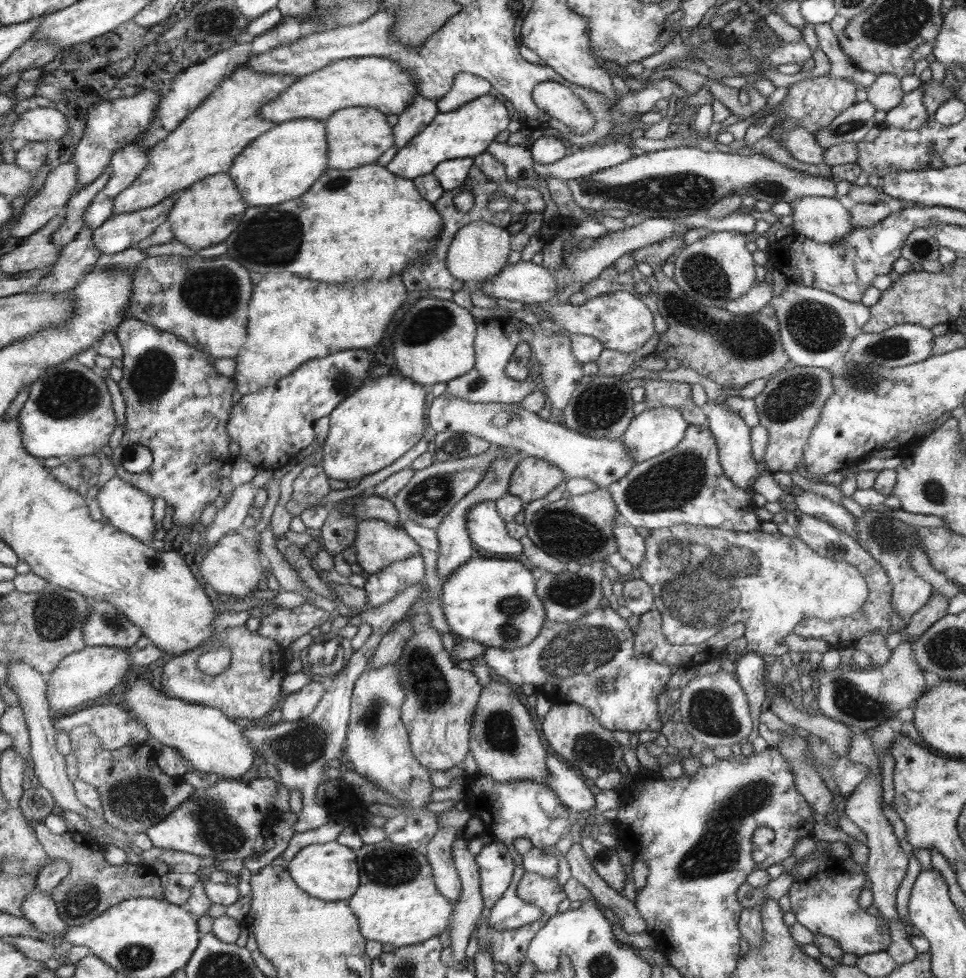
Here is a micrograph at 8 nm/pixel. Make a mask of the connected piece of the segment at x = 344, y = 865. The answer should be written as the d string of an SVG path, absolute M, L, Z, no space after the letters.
M338 841L327 844L310 844L302 848L285 867L290 872L294 882L309 896L324 901L349 901L360 886L360 872L356 864L357 856L348 846L342 846Z

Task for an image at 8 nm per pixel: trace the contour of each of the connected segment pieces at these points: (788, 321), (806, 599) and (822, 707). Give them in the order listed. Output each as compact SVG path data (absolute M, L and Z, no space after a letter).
M789 283L781 294L770 301L776 310L781 325L781 340L792 364L798 367L813 367L832 370L842 364L854 340L862 334L864 326L872 318L869 305L851 303L842 297Z
M678 524L670 528L650 530L650 535L645 537L644 560L639 564L639 569L641 572L640 579L647 581L656 594L655 609L661 612L664 618L663 628L665 636L672 645L680 644L689 646L705 643L706 640L716 635L717 631L722 630L724 627L734 623L744 623L744 637L747 640L749 651L753 651L760 656L765 656L768 660L780 658L780 654L788 653L788 646L782 644L782 640L784 640L788 634L796 632L796 624L798 624L798 622L809 618L829 621L837 619L838 617L855 614L858 610L861 610L870 594L869 584L865 580L865 577L862 576L860 569L854 568L852 564L848 564L848 562L844 560L832 560L830 557L822 556L821 553L810 548L809 545L807 545L805 541L800 540L800 538L786 536L780 533L780 531L772 534L761 530L758 532L736 532L724 528L708 528L696 524Z
M903 639L902 644L893 646L893 654L881 667L860 668L854 663L838 664L833 671L821 668L818 671L818 694L811 703L816 711L843 722L851 728L869 732L896 716L900 710L913 706L913 701L926 692L924 671L911 656L911 644Z

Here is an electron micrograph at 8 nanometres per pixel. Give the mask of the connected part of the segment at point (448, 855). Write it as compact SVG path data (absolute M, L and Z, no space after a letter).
M437 827L437 834L430 839L424 856L433 870L434 882L441 894L450 901L459 900L461 883L453 858L454 837L456 827Z

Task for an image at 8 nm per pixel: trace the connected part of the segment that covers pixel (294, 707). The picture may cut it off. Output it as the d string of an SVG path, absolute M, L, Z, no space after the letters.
M312 679L305 687L298 690L291 696L286 696L282 704L282 721L292 722L303 718L314 712L316 705L326 692L324 684L316 679Z

